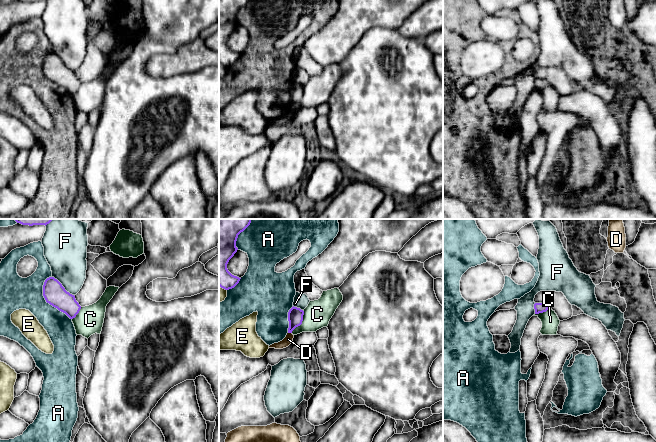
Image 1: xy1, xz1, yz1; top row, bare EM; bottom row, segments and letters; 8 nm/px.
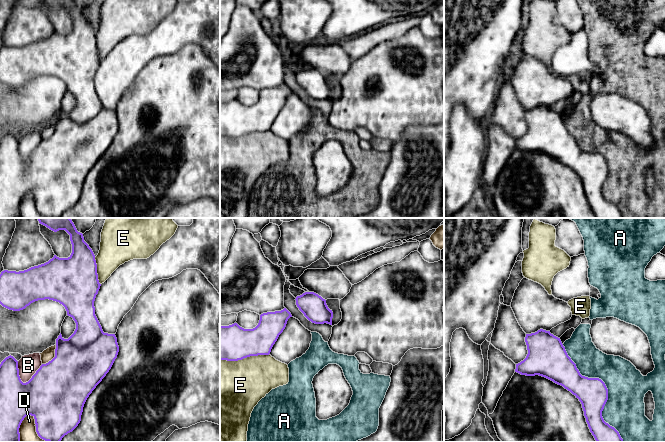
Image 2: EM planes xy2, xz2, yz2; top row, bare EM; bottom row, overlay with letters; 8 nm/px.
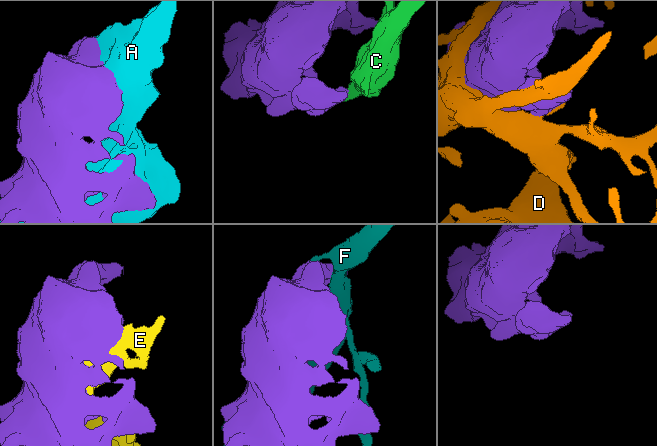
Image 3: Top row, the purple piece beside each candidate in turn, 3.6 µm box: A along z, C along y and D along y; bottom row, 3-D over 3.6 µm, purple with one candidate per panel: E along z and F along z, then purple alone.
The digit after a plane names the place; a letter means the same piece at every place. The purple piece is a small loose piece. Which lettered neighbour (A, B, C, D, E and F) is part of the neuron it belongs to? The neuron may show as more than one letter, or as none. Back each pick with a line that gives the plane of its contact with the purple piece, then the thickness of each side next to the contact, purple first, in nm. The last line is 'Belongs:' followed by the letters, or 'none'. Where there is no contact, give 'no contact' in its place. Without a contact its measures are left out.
Belongs: none

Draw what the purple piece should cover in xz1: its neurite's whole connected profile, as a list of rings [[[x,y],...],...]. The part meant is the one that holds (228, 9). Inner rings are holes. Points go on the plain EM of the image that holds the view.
[[[219,0],[219,62],[225,66],[234,64],[241,55],[228,47],[227,40],[238,26],[238,11],[249,1]]]

